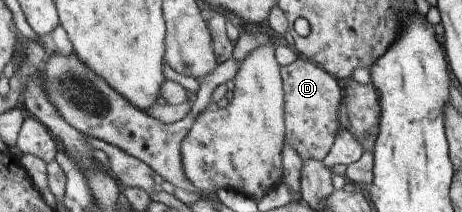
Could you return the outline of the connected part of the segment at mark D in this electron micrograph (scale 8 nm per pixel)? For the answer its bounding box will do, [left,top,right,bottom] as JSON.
[280,57,344,161]

